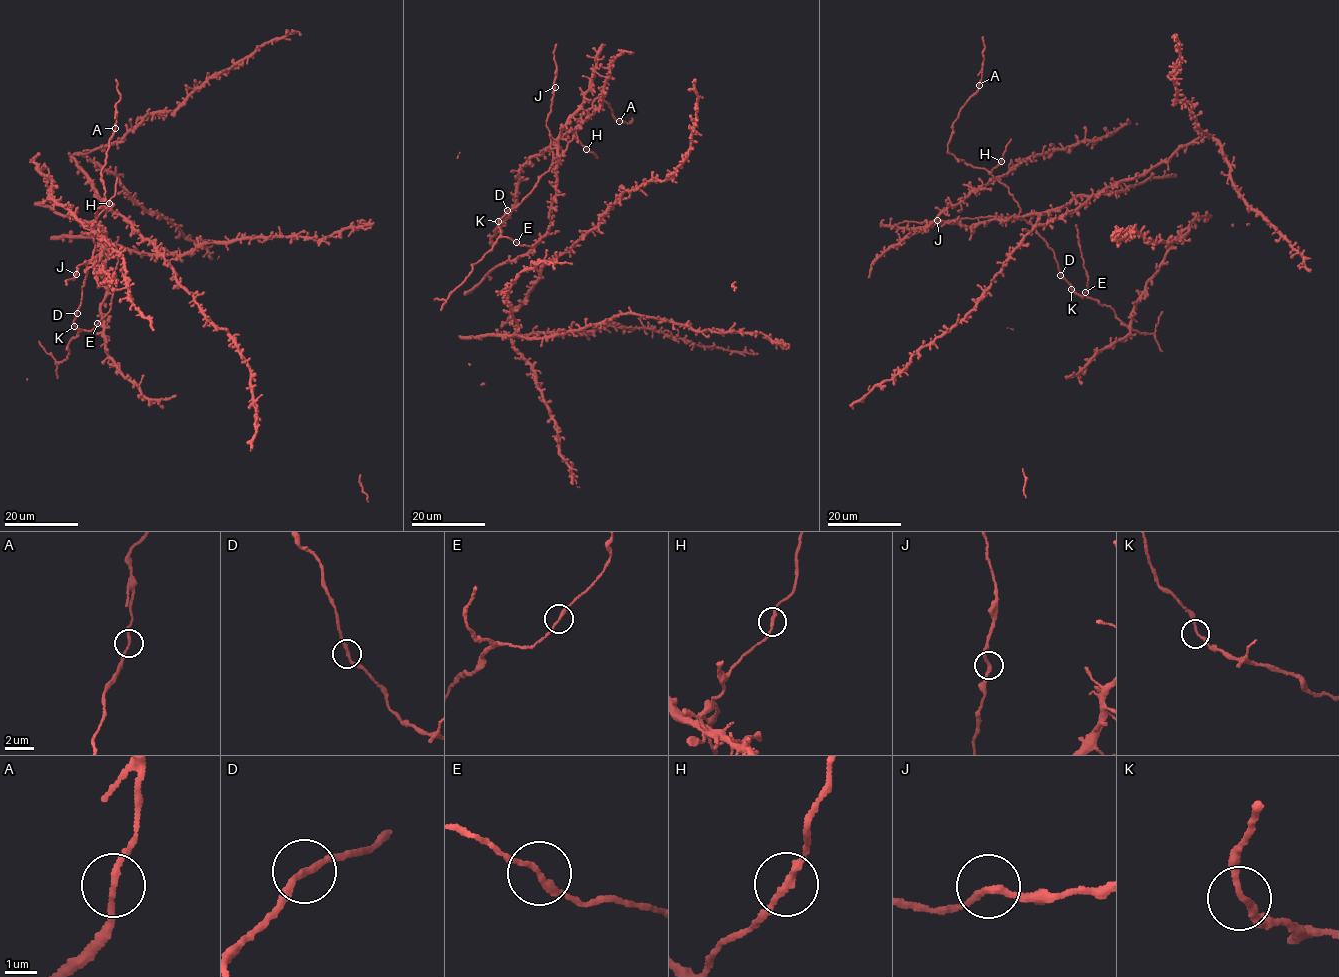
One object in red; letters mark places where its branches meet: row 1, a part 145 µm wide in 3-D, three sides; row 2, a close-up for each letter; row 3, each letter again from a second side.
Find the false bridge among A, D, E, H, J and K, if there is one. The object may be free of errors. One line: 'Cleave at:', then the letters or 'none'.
Cleave at: none

